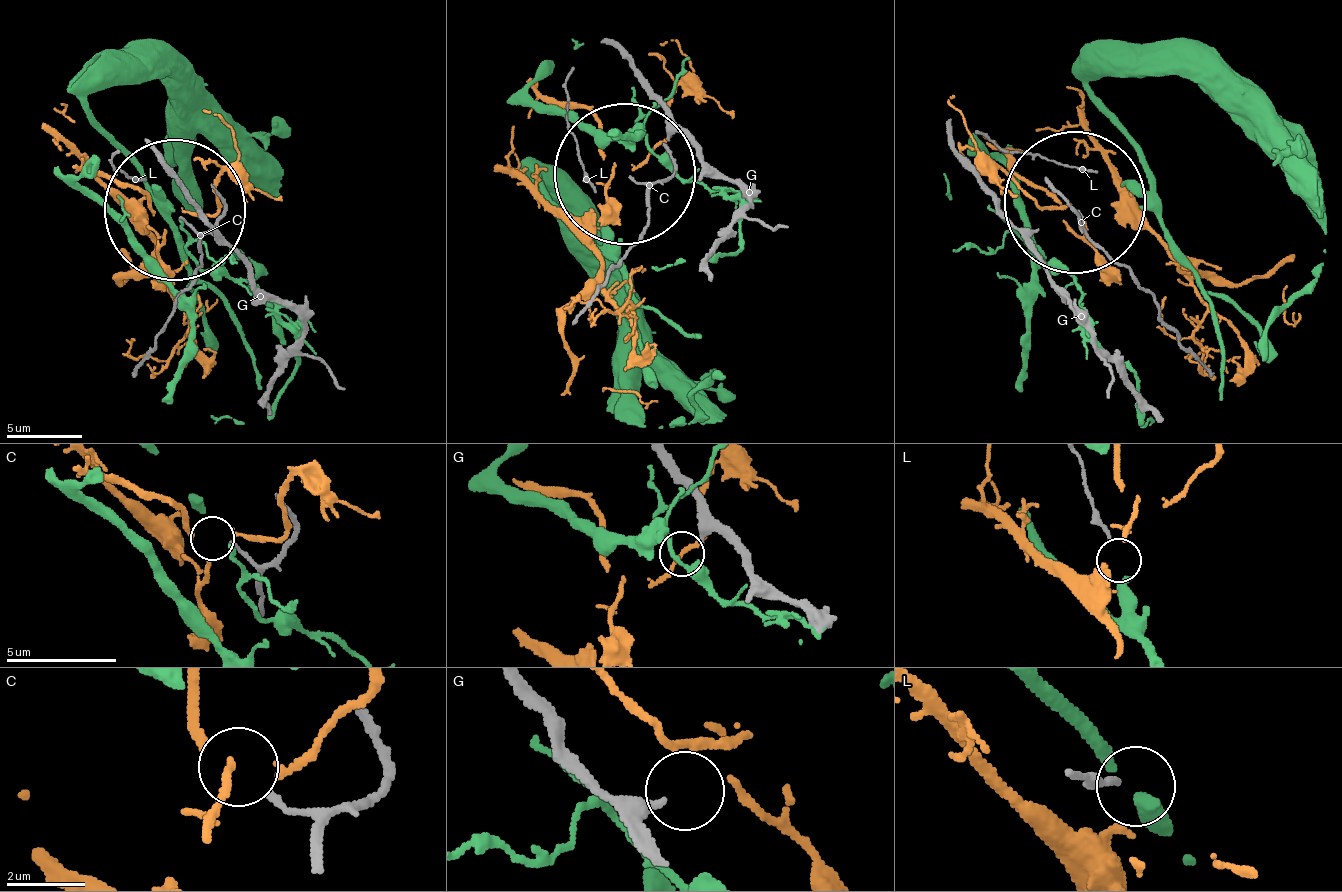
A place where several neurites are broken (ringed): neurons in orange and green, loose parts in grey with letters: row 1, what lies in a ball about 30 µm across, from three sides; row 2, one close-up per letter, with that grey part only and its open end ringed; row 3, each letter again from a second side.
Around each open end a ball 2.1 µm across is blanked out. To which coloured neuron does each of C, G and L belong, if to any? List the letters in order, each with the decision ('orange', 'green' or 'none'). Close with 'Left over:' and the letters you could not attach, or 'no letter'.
C: none
G: none
L: green
Left over: C, G

